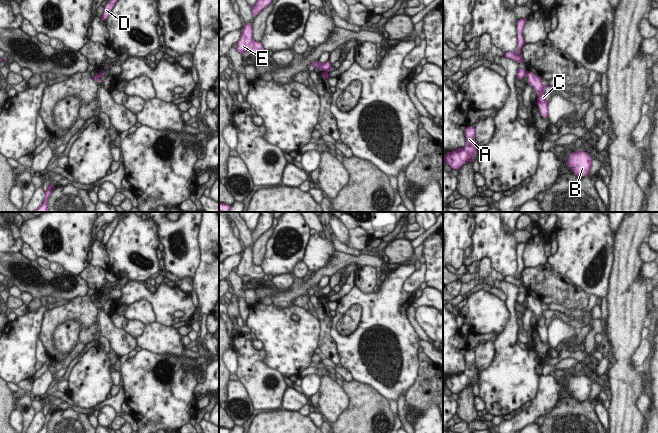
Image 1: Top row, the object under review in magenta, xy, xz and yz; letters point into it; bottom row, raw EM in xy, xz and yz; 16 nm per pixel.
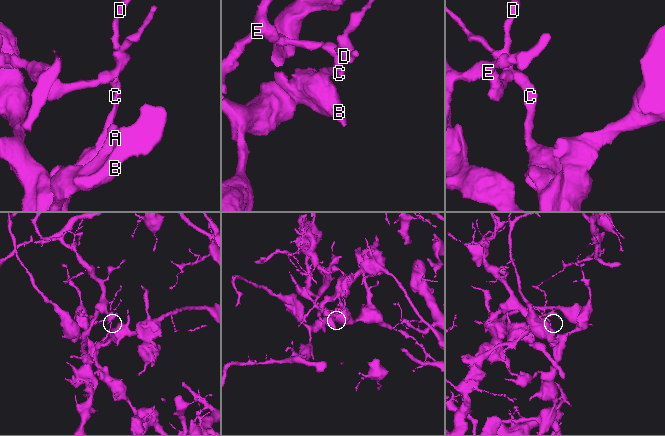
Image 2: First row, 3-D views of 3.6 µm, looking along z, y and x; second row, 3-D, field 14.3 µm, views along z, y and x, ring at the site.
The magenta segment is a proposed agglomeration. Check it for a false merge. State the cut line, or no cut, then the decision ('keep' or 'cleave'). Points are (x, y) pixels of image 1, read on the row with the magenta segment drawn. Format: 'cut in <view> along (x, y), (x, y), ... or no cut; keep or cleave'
cut in yz along (527, 71), (525, 75); cleave

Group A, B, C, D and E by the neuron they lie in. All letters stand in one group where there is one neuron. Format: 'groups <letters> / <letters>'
groups A D E / B C

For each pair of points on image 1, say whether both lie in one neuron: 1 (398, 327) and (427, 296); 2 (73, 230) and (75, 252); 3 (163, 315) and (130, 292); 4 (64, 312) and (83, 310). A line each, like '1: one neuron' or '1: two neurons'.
1: two neurons
2: one neuron
3: one neuron
4: one neuron

